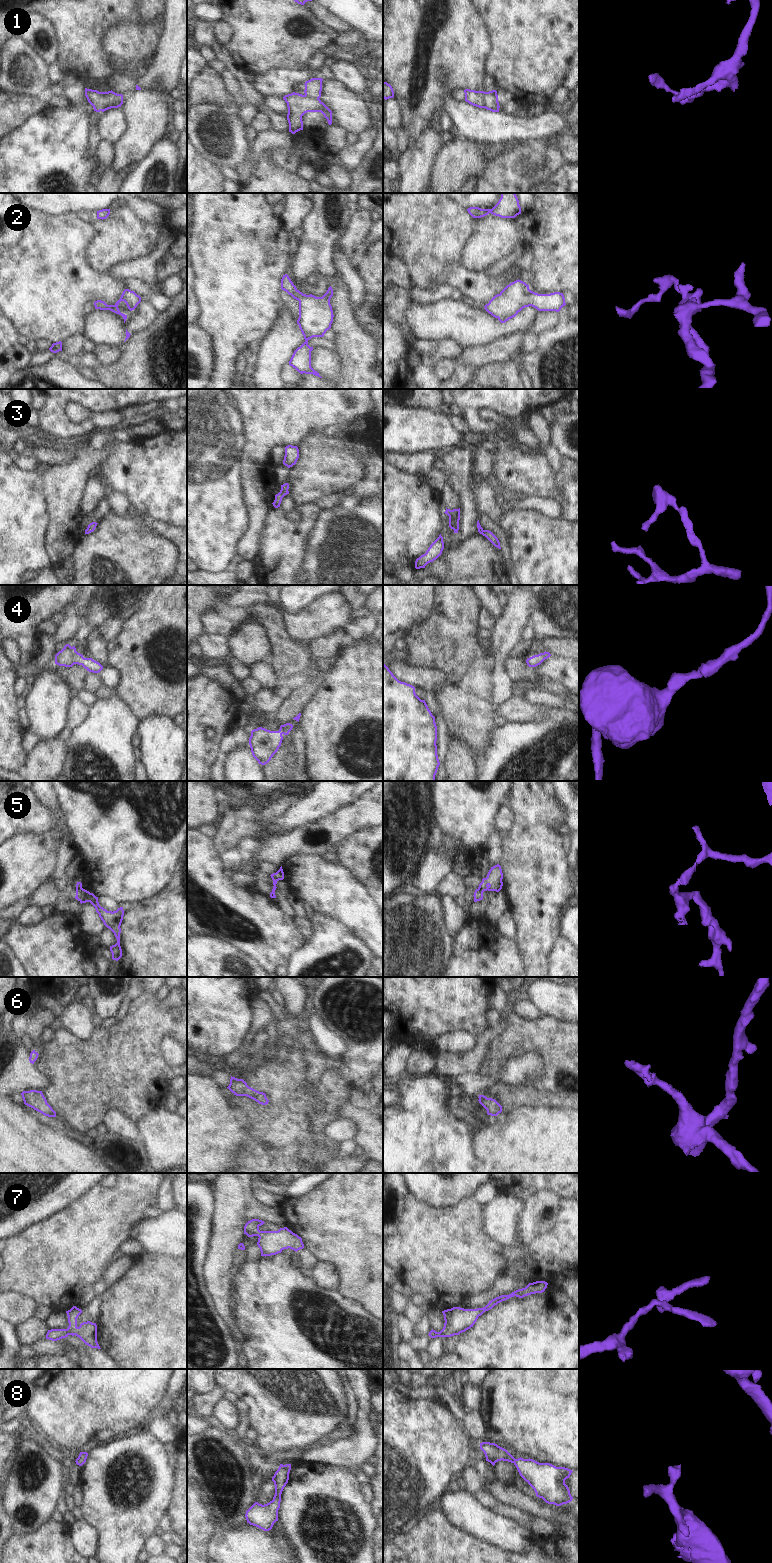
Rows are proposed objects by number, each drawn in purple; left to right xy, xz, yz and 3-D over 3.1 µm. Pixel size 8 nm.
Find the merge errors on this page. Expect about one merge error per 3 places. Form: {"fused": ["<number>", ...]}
{"fused": ["1", "5"]}

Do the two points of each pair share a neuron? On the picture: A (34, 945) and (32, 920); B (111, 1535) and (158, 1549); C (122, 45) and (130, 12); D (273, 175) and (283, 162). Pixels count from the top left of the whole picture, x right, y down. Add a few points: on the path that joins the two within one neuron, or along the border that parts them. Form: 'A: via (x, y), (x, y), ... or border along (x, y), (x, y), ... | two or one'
A: border along (45, 918), (30, 926), (18, 921) | two
B: border along (155, 1533), (146, 1539), (143, 1549) | two
C: border along (151, 22), (132, 26), (116, 21), (105, 31) | two
D: border along (265, 151), (271, 161), (294, 173) | two

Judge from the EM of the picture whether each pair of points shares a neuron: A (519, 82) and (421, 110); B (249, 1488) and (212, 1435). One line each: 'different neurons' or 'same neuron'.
A: different neurons
B: same neuron

